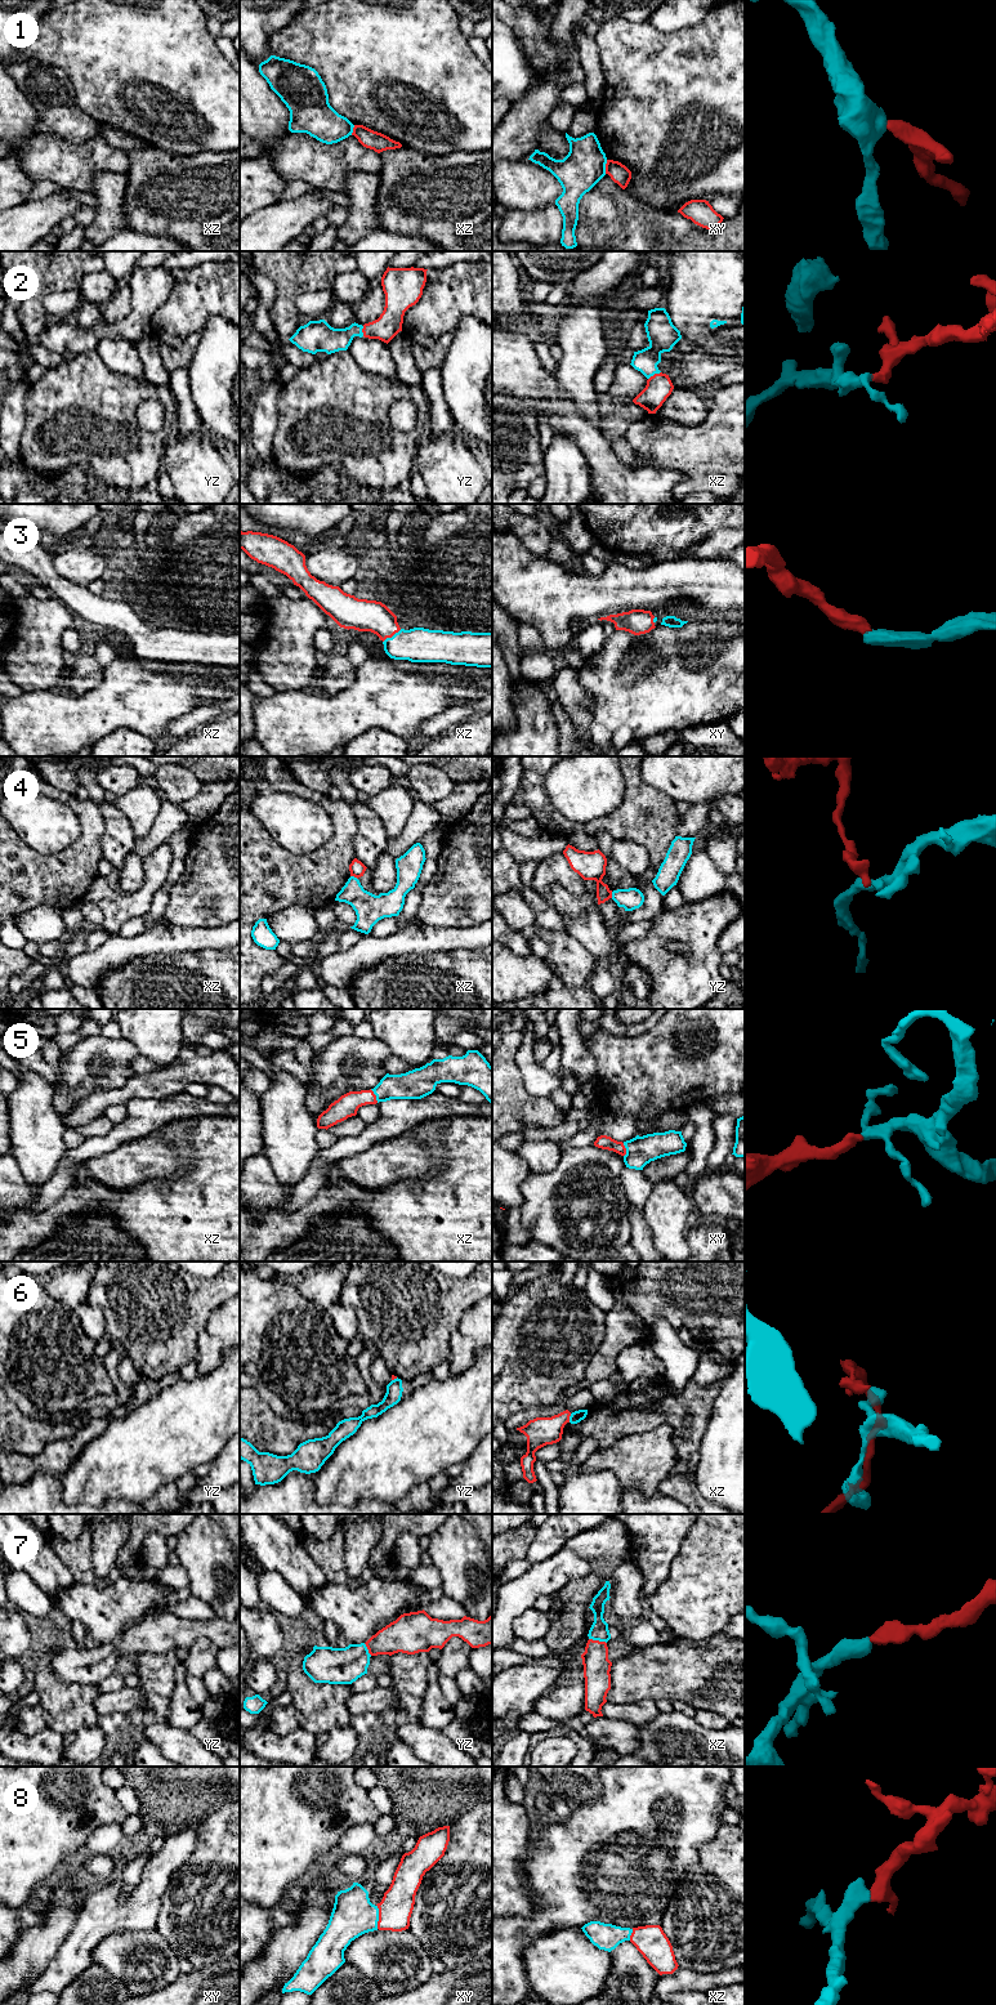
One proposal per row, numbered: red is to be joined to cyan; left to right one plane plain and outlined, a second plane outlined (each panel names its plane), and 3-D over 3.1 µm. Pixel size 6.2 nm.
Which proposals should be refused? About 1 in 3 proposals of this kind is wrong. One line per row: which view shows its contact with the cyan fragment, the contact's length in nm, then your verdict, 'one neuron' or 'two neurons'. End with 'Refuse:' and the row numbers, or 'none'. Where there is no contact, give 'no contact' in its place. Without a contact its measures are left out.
1: meets cyan in xy; contact 90 nm long; two neurons
2: meets cyan in xz; contact 90 nm long; one neuron
3: meets cyan in xz; contact 150 nm long; one neuron
4: meets cyan in xz; contact 50 nm long; two neurons
5: meets cyan in xz; contact 100 nm long; one neuron
6: meets cyan in xz; contact 60 nm long; two neurons
7: meets cyan in xz; contact 120 nm long; one neuron
8: meets cyan in xy; contact 150 nm long; one neuron
Refuse: 1, 4, 6

